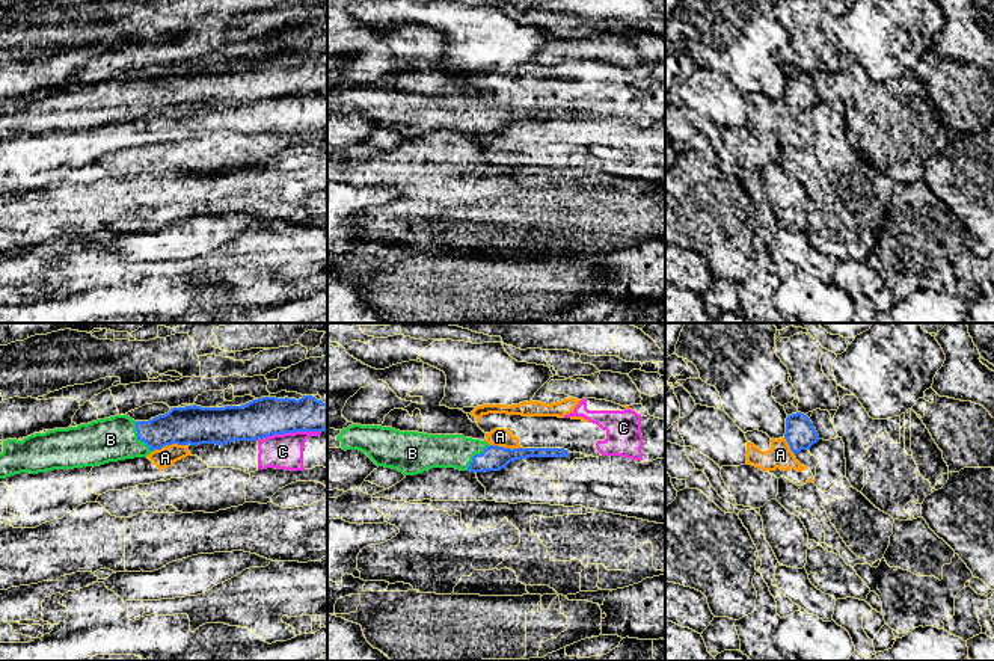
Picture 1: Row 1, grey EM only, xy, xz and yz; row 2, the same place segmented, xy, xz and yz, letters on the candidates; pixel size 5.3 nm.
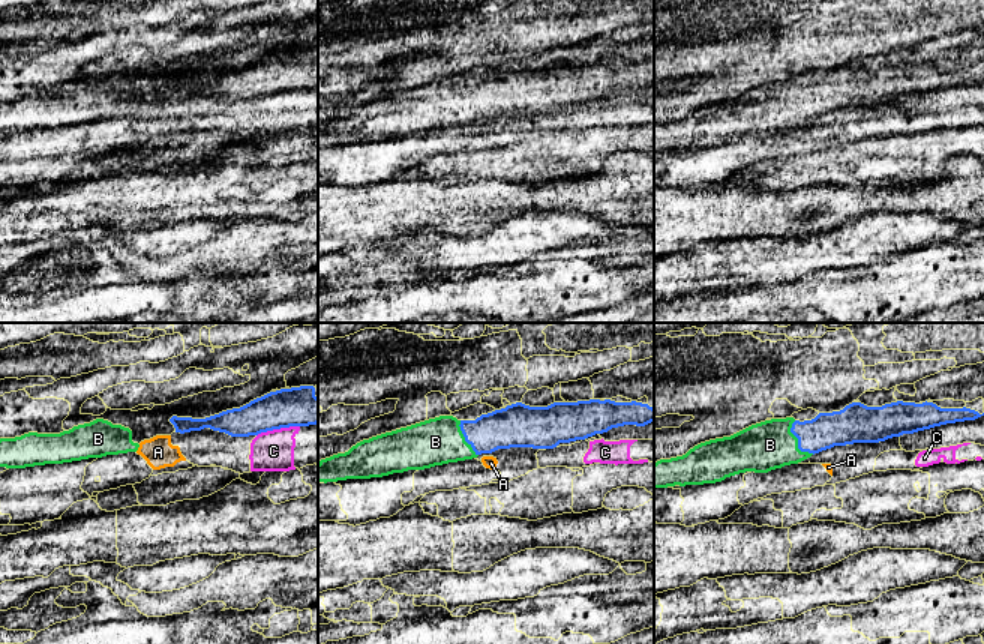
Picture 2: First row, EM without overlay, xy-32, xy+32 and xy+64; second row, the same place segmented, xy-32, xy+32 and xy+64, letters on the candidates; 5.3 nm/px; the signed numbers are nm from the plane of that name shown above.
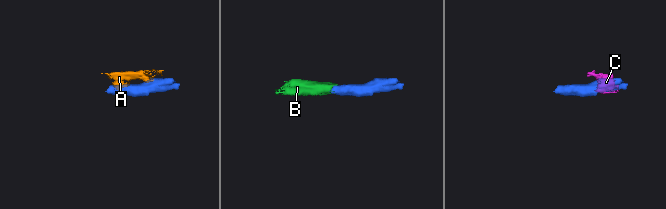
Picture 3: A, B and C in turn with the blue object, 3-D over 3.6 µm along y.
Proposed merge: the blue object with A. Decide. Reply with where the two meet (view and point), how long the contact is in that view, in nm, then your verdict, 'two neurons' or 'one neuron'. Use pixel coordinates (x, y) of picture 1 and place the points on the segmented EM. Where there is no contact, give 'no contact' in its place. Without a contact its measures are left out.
meets blue in xz at (506, 448); contact 190 nm long; two neurons

